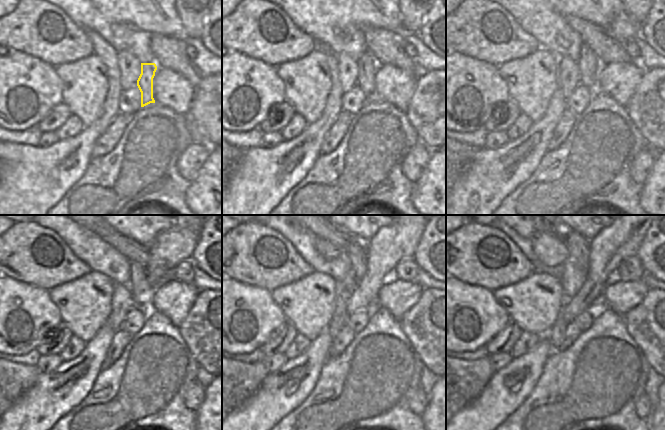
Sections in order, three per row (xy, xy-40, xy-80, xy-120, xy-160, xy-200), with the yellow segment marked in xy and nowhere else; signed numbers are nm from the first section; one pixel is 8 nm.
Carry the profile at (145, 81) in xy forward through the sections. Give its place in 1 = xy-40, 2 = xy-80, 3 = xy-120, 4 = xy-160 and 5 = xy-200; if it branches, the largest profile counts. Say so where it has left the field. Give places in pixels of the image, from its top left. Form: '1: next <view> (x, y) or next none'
1: next xy-40 (366, 65)
2: next xy-80 (588, 63)
3: next xy-120 (141, 290)
4: next xy-160 (355, 251)
5: next xy-200 (578, 247)

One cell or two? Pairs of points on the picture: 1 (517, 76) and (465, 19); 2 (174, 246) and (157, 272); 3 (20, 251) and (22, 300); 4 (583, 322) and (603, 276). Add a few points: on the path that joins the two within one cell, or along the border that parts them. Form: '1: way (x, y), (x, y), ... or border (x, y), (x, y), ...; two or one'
1: border (527, 55), (508, 60), (497, 67); two
2: way (168, 252), (163, 257), (159, 266); one
3: border (10, 277), (44, 288); two
4: border (586, 310), (579, 313), (572, 320); two

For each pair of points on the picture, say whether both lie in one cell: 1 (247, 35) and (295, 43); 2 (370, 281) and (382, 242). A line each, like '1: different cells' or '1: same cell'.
1: same cell
2: same cell

